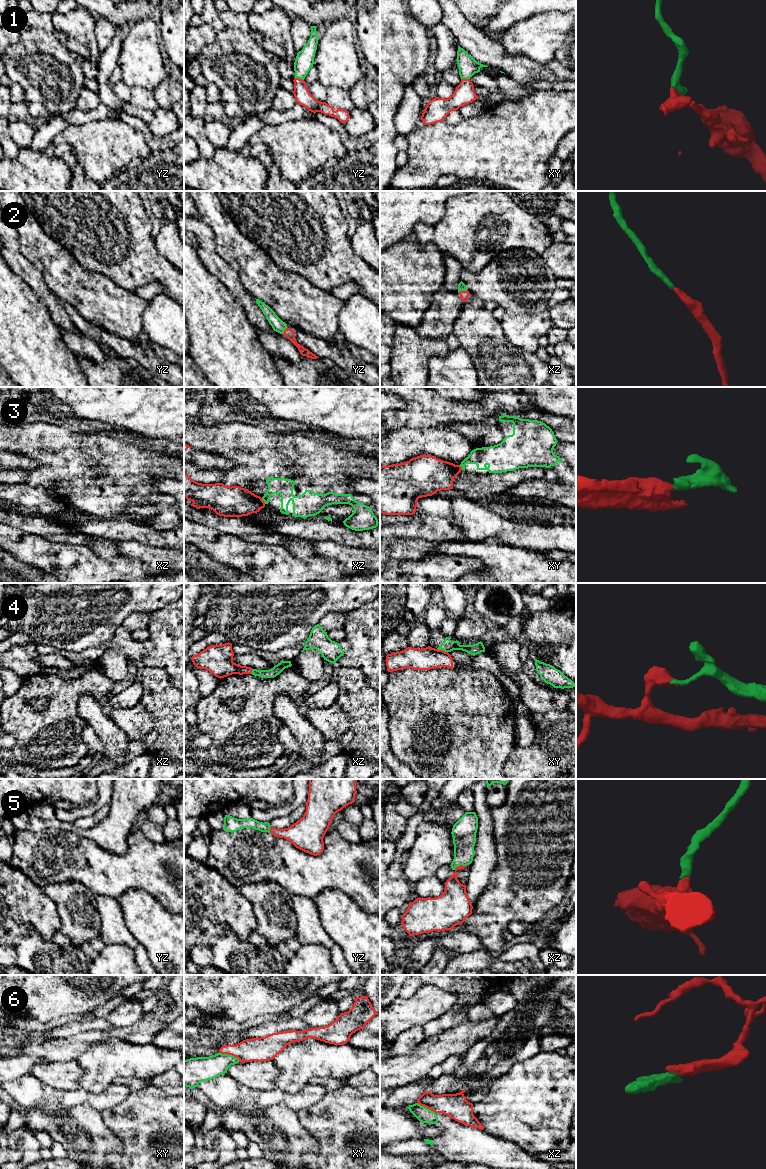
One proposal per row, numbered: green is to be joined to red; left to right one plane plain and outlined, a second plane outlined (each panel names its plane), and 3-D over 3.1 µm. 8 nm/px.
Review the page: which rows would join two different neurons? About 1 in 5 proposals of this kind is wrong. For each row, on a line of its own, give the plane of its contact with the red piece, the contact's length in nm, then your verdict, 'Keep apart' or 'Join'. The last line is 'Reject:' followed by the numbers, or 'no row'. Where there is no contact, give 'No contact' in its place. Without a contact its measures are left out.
1: Touches red in xy. Shared border 70 nm. Join
2: Touches red in xz. Shared border 70 nm. Join
3: Touches red in xz. Shared border 60 nm. Keep apart
4: Touches red in xy. Shared border 90 nm. Keep apart
5: Touches red in yz. Shared border 60 nm. Join
6: Touches red in xy. Shared border 180 nm. Keep apart
Reject: 3, 4, 6

